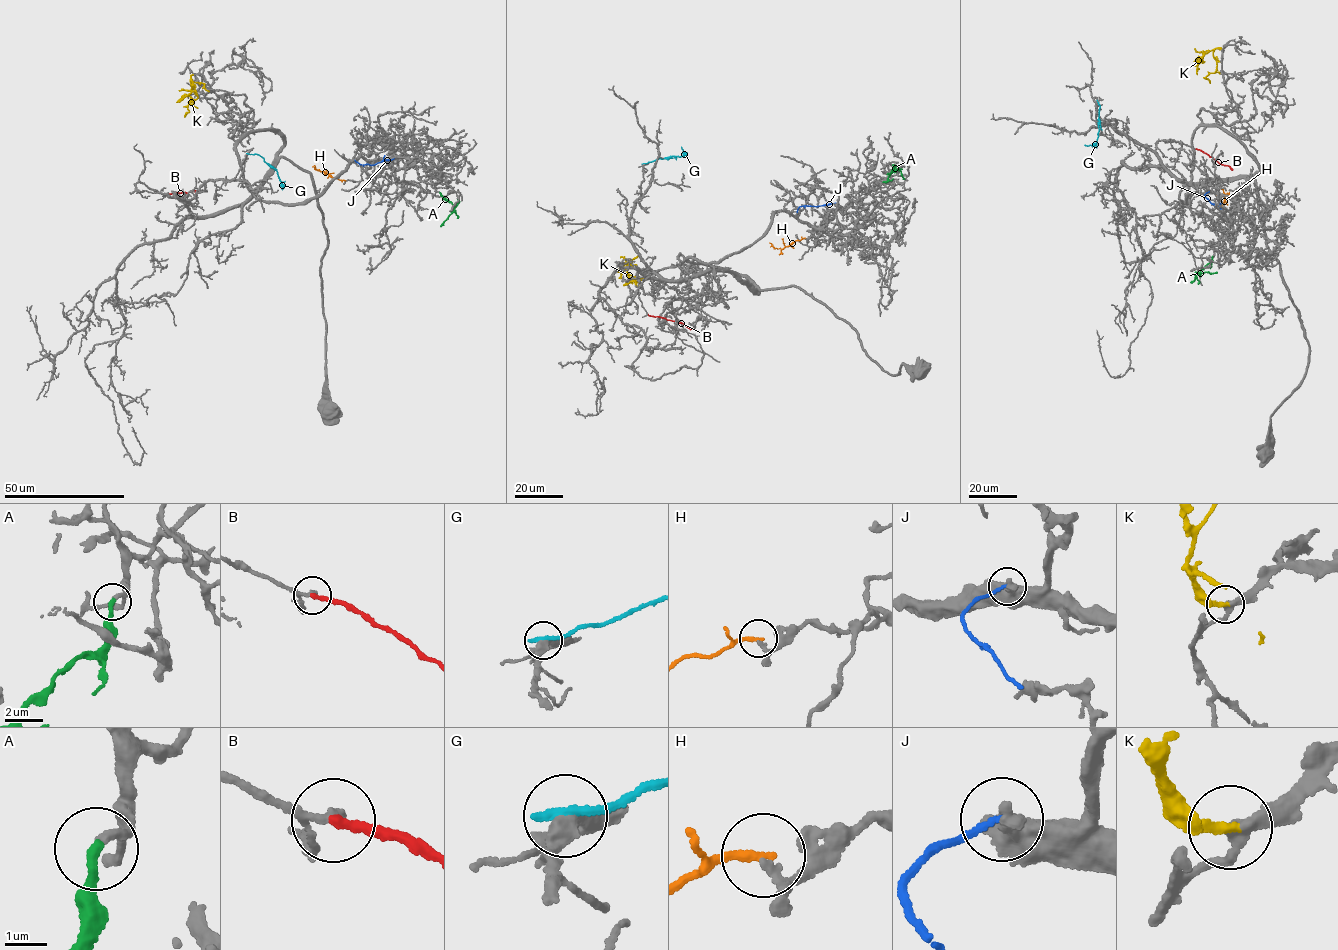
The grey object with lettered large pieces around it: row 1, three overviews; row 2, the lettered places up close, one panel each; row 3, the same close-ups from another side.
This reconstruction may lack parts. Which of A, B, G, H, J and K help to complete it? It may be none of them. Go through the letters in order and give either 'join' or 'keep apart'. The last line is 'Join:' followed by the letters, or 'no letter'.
A: join
B: keep apart
G: keep apart
H: keep apart
J: keep apart
K: join
Join: A, K

